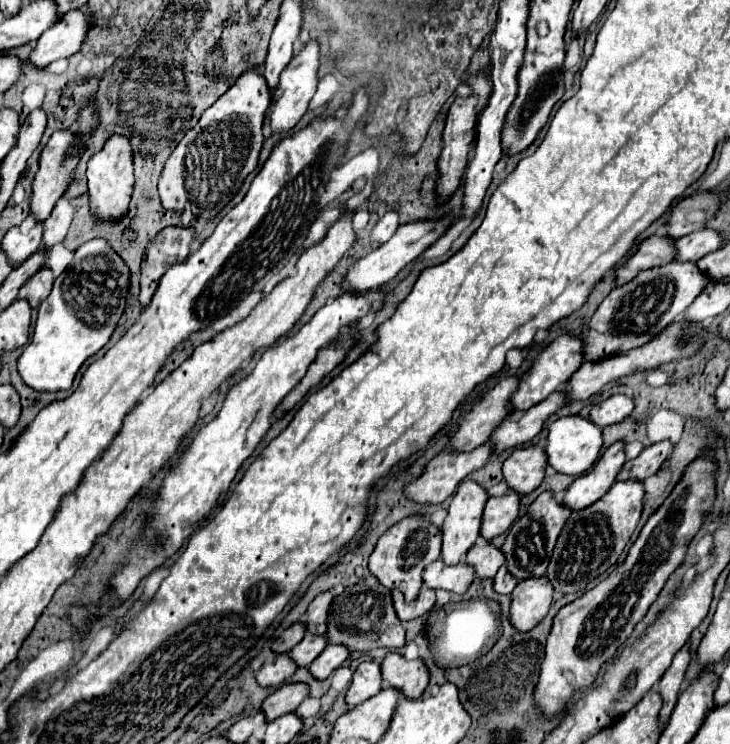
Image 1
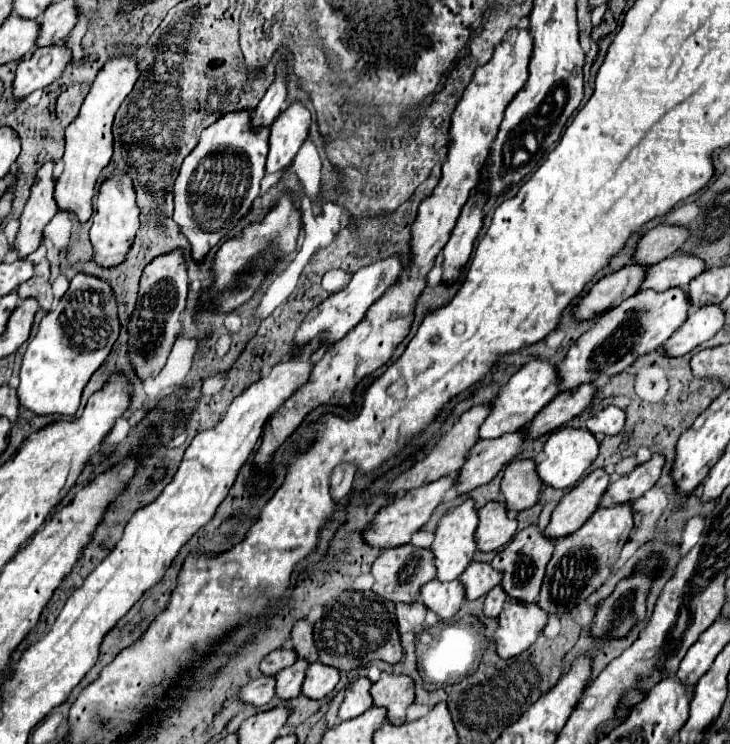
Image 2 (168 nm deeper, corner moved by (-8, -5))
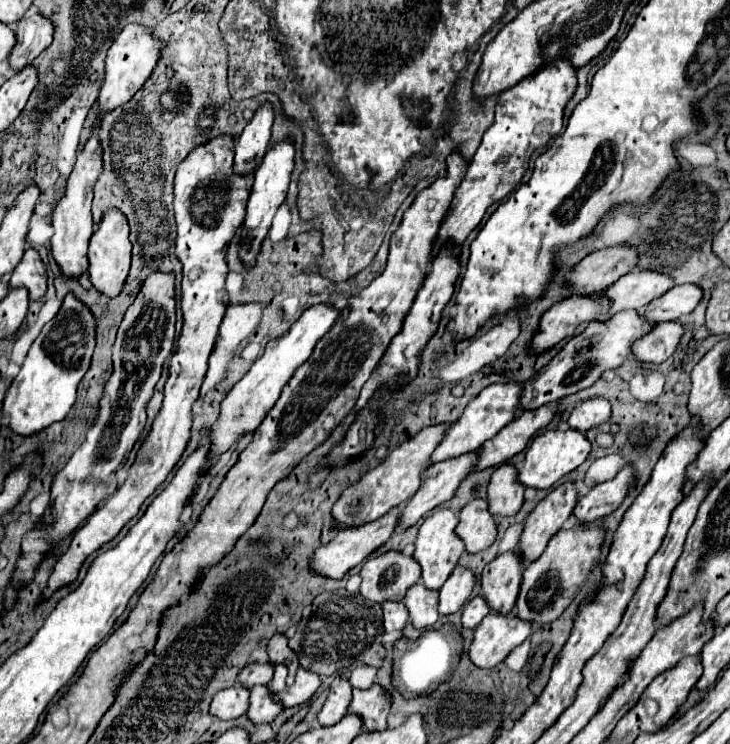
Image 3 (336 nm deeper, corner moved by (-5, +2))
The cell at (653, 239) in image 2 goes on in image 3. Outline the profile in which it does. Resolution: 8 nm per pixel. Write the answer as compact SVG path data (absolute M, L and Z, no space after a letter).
M619 243L587 255L567 275L567 281L573 285L573 291L591 295L613 285L619 277L633 271L637 263L639 263L637 247Z

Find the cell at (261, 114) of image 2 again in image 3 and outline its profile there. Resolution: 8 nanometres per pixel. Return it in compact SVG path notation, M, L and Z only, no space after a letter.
M265 101L251 117L247 127L235 145L235 171L251 173L261 163L271 137L273 125L273 103Z

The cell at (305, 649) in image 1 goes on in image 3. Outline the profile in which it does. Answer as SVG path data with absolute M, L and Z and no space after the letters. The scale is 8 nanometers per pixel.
M257 685L251 689L251 705L249 705L247 715L253 723L273 721L283 709L285 709L285 705L281 705L279 701L273 701L273 697L269 697L269 685Z

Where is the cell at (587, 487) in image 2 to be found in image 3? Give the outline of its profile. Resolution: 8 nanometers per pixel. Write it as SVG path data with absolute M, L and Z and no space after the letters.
M573 481L555 487L525 519L525 529L519 541L519 549L525 561L535 561L551 541L551 537L565 525L577 505L579 493Z

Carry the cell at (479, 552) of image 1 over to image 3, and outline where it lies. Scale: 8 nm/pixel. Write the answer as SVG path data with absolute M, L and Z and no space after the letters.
M457 565L445 585L439 589L439 611L441 615L459 611L467 599L471 597L471 591L475 583L479 581L479 575L475 575L473 569Z

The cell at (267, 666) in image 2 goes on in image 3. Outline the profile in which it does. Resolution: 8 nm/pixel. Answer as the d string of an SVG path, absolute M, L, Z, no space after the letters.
M269 661L267 663L249 663L239 673L239 679L245 687L255 687L255 685L269 683L273 679L273 667L275 665L269 665Z

